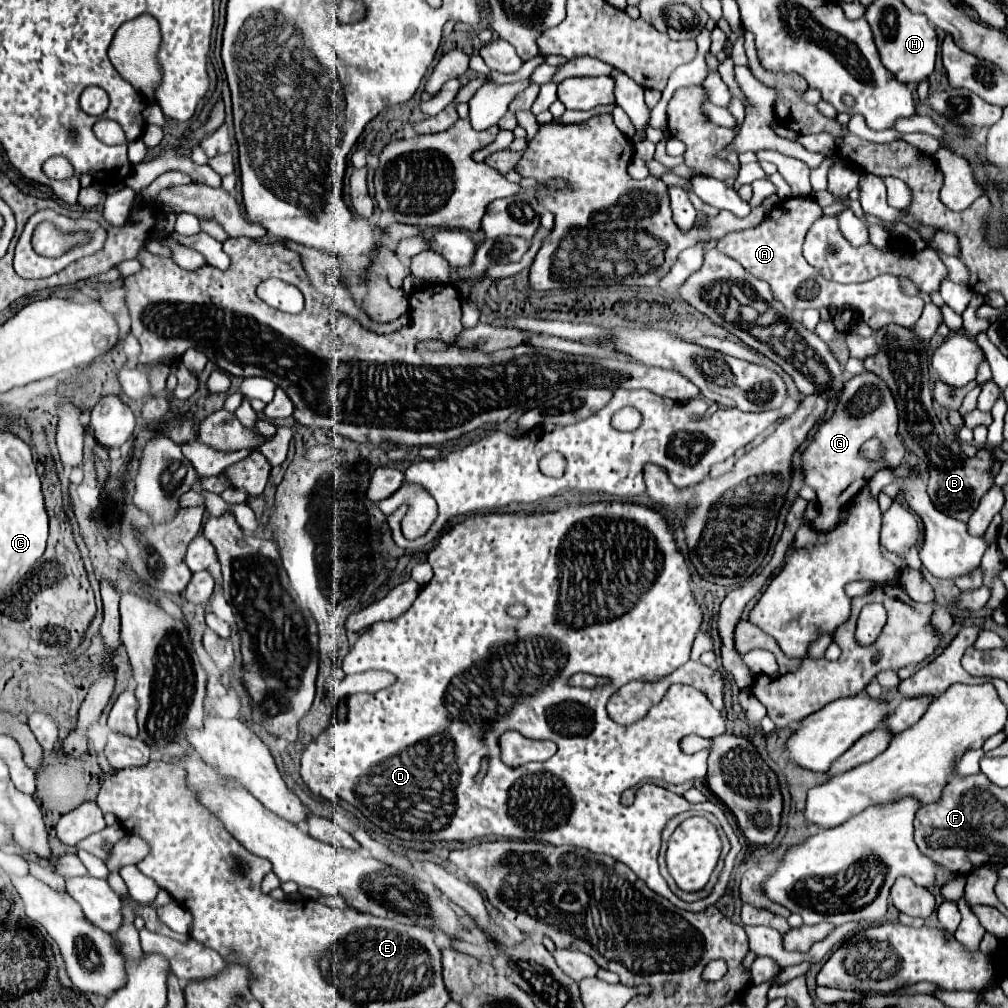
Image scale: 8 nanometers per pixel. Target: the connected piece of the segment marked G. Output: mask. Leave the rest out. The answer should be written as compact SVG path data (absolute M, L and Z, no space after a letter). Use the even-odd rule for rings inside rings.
M863 373L857 377L851 377L837 401L835 409L829 417L817 423L817 433L813 433L813 441L801 451L801 463L803 463L803 481L815 489L817 501L819 501L819 515L813 521L813 525L819 531L833 529L837 525L839 513L853 501L853 495L861 491L869 483L869 479L883 467L895 467L905 457L905 445L899 439L897 433L899 415L895 401L891 397L891 391L879 377L873 373ZM869 439L881 441L881 459L871 461L863 455L861 447ZM847 491L847 497L841 497Z

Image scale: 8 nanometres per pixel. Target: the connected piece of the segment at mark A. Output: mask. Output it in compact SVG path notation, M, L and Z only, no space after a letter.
M789 197L777 203L761 225L721 237L717 241L717 249L735 259L753 277L767 281L773 297L781 301L787 309L857 309L859 319L865 319L865 323L873 331L879 331L887 325L915 325L921 317L925 301L921 297L905 295L895 275L879 275L867 283L843 285L827 281L815 267L805 261L805 257L801 255L805 233L821 215L821 207L813 197Z

